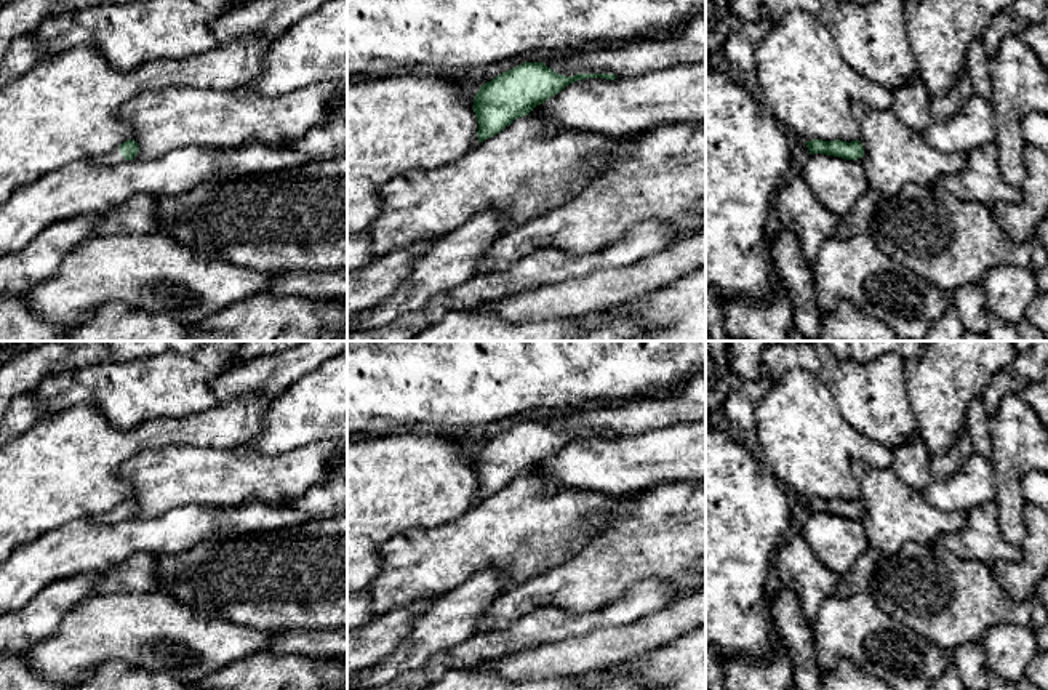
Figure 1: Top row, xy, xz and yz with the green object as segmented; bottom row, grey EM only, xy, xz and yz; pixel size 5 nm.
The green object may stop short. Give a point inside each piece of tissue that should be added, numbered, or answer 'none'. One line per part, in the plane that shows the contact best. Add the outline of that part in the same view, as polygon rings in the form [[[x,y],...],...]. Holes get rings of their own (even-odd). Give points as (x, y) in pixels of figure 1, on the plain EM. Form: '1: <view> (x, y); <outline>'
1: xy (114, 516); [[[120,506],[112,507],[106,514],[102,514],[99,519],[99,522],[107,524],[107,525],[125,522],[125,520],[128,519],[120,512]]]

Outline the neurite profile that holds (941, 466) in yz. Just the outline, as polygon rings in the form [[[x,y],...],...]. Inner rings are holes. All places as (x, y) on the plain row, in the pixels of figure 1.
[[[966,434],[960,435],[954,447],[942,453],[934,455],[930,459],[928,472],[931,480],[941,482],[946,480],[950,474],[957,472],[963,461],[974,451]]]

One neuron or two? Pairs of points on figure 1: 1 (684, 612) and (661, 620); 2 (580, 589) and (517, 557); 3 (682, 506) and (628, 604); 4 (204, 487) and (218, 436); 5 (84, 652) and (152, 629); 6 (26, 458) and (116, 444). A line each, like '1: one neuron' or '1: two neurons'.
1: one neuron
2: two neurons
3: two neurons
4: two neurons
5: one neuron
6: one neuron

